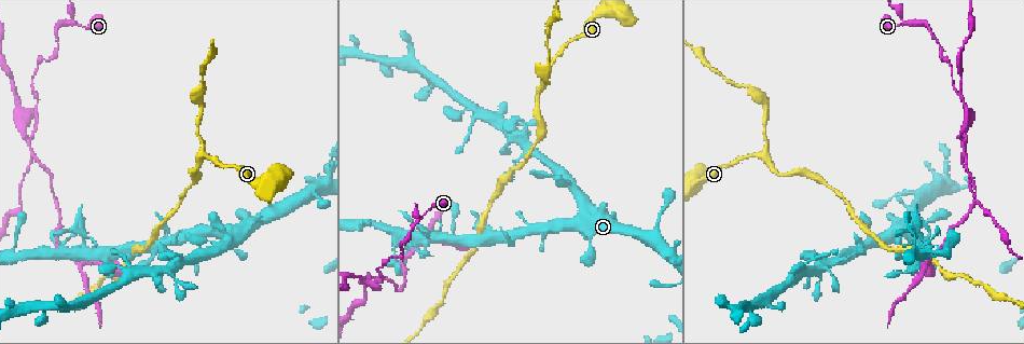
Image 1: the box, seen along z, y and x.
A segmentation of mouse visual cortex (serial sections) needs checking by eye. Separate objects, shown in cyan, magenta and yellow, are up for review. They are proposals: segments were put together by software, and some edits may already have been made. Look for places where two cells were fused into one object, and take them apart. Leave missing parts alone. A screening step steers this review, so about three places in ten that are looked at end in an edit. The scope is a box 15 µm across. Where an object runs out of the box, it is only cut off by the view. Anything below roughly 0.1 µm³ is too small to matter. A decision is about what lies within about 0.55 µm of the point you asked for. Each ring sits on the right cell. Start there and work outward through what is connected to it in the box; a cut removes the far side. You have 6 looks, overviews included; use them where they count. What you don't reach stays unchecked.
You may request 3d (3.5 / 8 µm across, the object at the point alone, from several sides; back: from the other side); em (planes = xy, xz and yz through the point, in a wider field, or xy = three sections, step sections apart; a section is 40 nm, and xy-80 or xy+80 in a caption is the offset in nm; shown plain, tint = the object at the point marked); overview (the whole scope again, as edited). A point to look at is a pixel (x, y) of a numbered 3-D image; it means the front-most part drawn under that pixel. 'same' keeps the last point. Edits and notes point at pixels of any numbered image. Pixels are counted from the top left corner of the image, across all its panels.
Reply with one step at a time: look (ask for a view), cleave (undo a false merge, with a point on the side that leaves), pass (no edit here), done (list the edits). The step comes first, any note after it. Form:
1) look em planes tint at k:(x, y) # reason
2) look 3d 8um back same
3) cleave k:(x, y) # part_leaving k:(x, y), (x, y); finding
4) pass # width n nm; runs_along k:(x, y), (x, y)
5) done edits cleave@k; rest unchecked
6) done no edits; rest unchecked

look 3d 3.5um back at 1:(74, 22) # branch point

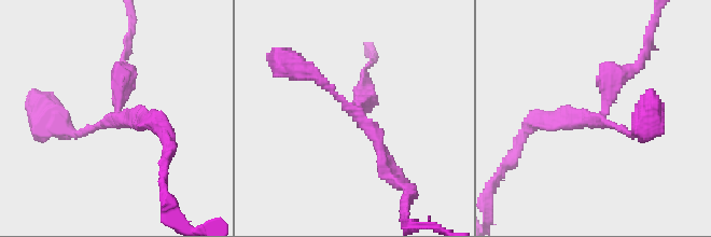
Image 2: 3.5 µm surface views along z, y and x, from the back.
look em xy step 2 tint at 2:(599, 119) # arms 3; arm_widths 200, 200, 250 nm; shape alone is not enough

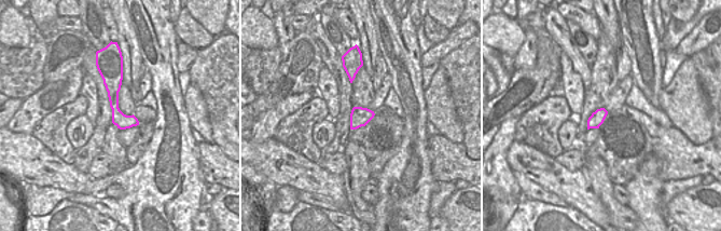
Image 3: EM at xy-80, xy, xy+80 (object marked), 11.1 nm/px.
look em xy step 3 tint same

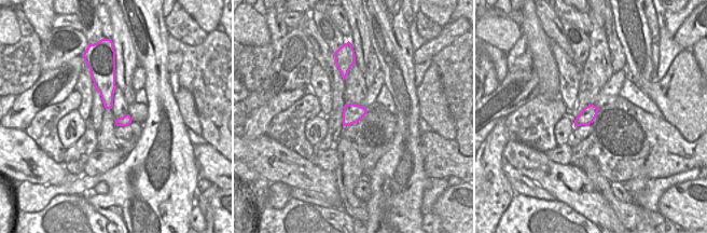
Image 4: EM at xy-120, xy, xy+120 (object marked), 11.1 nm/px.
pass # width 220 nm; runs_along 2:(302, 71), (372, 128), (385, 170); continuous, no second cell

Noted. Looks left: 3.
look 3d 8um at 1:(377, 277) # side arm on a straight run

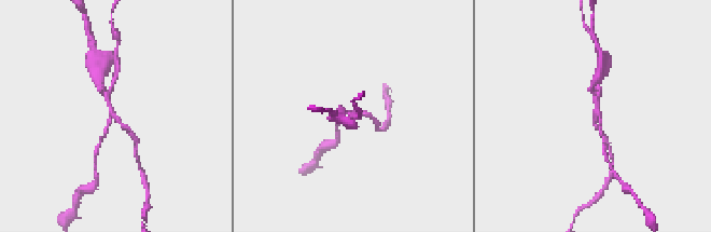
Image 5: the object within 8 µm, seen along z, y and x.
look 3d 3.5um at 5:(110, 110) # zoom in

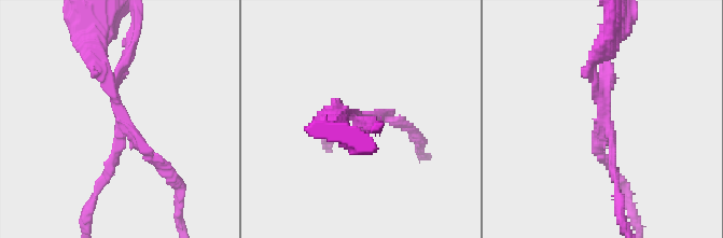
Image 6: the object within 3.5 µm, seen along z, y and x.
look em planes tint at 6:(120, 120) # arms 3; arm_widths 150, 150, 150 nm; need the tissue

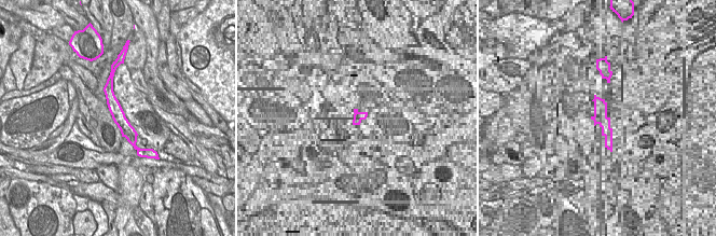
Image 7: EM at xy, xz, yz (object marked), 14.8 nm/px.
cleave 6:(108, 32) # border 7:(109, 77), (112, 81); a second cell is stuck on

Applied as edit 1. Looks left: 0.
done edits cleave@6; rest unchecked

